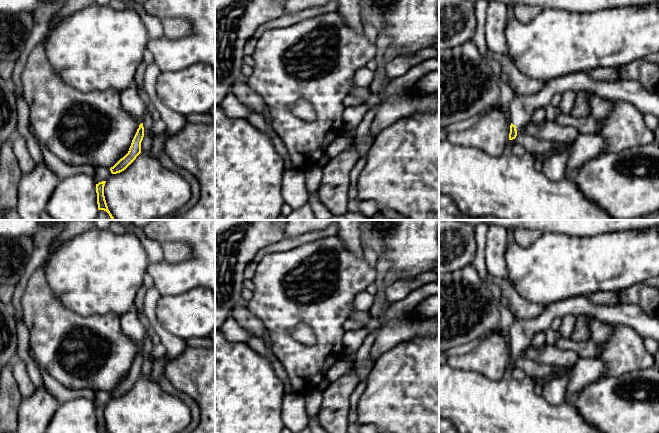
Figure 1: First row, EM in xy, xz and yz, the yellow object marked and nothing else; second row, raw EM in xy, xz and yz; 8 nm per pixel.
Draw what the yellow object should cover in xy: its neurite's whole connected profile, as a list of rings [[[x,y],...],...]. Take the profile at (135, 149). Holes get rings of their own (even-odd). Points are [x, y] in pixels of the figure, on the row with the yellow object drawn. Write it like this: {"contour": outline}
{"contour": [[[135,85],[120,92],[120,103],[122,108],[130,113],[140,125],[132,140],[128,153],[110,168],[112,174],[124,171],[136,159],[141,153],[141,142],[144,137],[143,118],[146,106],[140,98]]]}

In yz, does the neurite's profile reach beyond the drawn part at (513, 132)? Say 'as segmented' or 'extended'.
extended

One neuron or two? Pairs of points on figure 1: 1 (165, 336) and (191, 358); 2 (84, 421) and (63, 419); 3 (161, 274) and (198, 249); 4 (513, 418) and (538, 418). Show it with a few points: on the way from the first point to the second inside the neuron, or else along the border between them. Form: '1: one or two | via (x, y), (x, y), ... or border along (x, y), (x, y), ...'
1: two | border along (187, 347), (166, 365)
2: one | via (79, 421), (68, 421)
3: one | via (172, 274), (181, 274), (195, 260)
4: one | via (519, 418), (532, 418)

